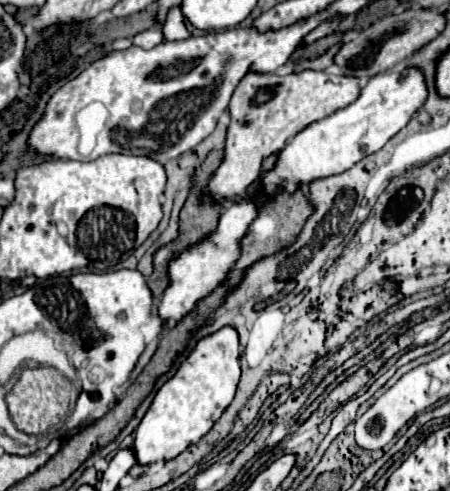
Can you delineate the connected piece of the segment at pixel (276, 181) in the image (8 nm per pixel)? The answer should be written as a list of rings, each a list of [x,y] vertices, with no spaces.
[[[402,67],[390,73],[374,75],[361,83],[360,97],[344,109],[316,121],[292,137],[278,153],[278,169],[264,177],[262,193],[274,193],[278,185],[294,189],[294,185],[310,185],[316,179],[330,177],[350,169],[366,155],[382,149],[400,129],[404,129],[410,117],[426,103],[428,87],[424,73],[418,67]]]

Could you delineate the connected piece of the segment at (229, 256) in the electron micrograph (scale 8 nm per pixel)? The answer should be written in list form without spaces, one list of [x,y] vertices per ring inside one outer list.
[[[252,199],[224,203],[216,231],[210,233],[210,237],[206,237],[206,241],[192,245],[178,259],[170,261],[170,267],[168,267],[170,283],[164,291],[164,299],[158,307],[160,319],[180,321],[186,313],[190,313],[194,309],[196,301],[206,297],[206,293],[212,293],[226,279],[230,265],[234,265],[234,261],[238,261],[238,241],[242,241],[242,237],[246,235],[246,229],[250,225],[250,221],[254,221],[256,211],[258,209]]]

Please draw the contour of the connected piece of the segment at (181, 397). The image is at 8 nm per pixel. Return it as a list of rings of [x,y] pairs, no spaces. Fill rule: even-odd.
[[[224,327],[198,341],[192,353],[182,361],[176,375],[158,389],[150,409],[134,431],[132,449],[136,463],[150,465],[160,459],[174,459],[186,447],[200,441],[232,403],[238,379],[238,333],[232,327]]]

